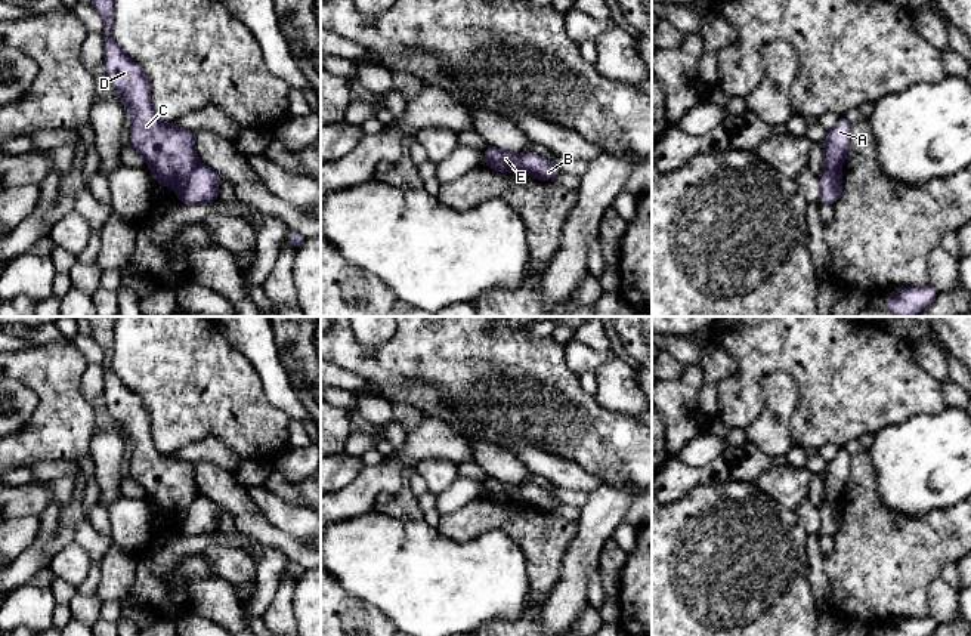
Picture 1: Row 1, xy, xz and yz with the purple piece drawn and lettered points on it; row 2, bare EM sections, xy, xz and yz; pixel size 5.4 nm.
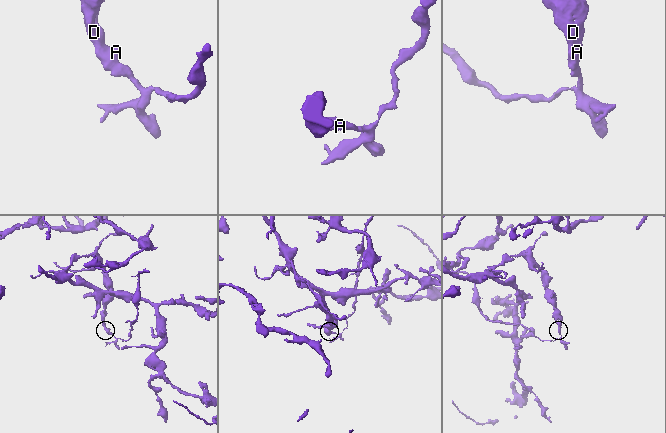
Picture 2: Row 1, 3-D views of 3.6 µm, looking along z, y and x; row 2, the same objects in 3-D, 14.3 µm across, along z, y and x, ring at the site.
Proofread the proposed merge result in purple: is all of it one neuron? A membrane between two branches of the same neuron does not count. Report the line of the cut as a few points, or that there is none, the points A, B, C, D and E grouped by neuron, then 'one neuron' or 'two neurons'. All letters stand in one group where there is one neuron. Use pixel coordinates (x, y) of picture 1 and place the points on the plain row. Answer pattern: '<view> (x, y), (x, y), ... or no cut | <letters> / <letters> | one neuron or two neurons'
xy (198, 496), (176, 519) | A C D E / B | two neurons

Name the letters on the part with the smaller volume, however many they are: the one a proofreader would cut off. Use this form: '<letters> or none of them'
B

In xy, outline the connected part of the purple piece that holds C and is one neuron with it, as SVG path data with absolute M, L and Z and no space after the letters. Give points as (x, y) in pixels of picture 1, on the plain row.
M87 317L92 337L100 345L105 359L103 396L109 414L132 444L130 476L145 490L155 513L177 519L198 497L195 461L180 460L176 454L158 451L151 435L149 411L142 398L134 395L111 370L114 327L120 317Z

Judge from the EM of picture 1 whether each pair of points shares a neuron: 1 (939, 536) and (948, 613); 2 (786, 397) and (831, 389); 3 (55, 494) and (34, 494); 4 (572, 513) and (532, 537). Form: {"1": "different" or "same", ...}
{"1": "different", "2": "different", "3": "same", "4": "different"}

